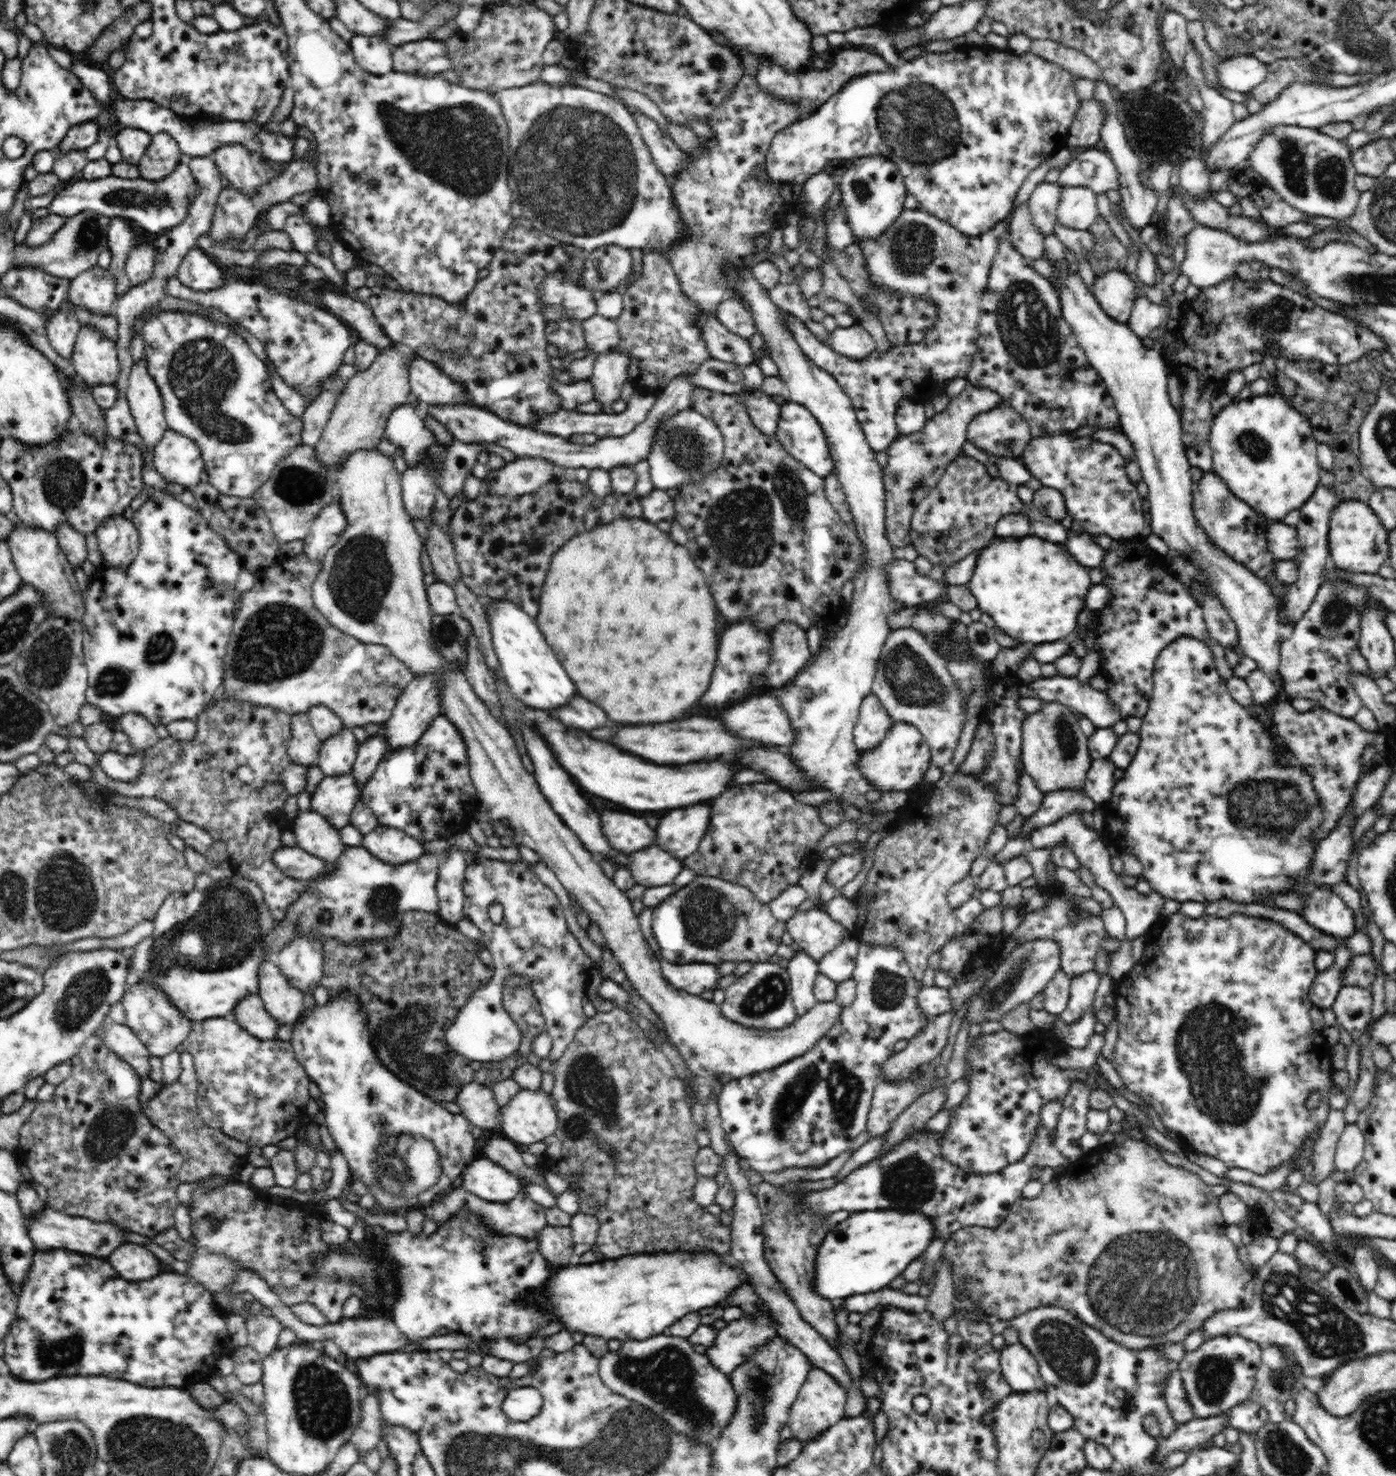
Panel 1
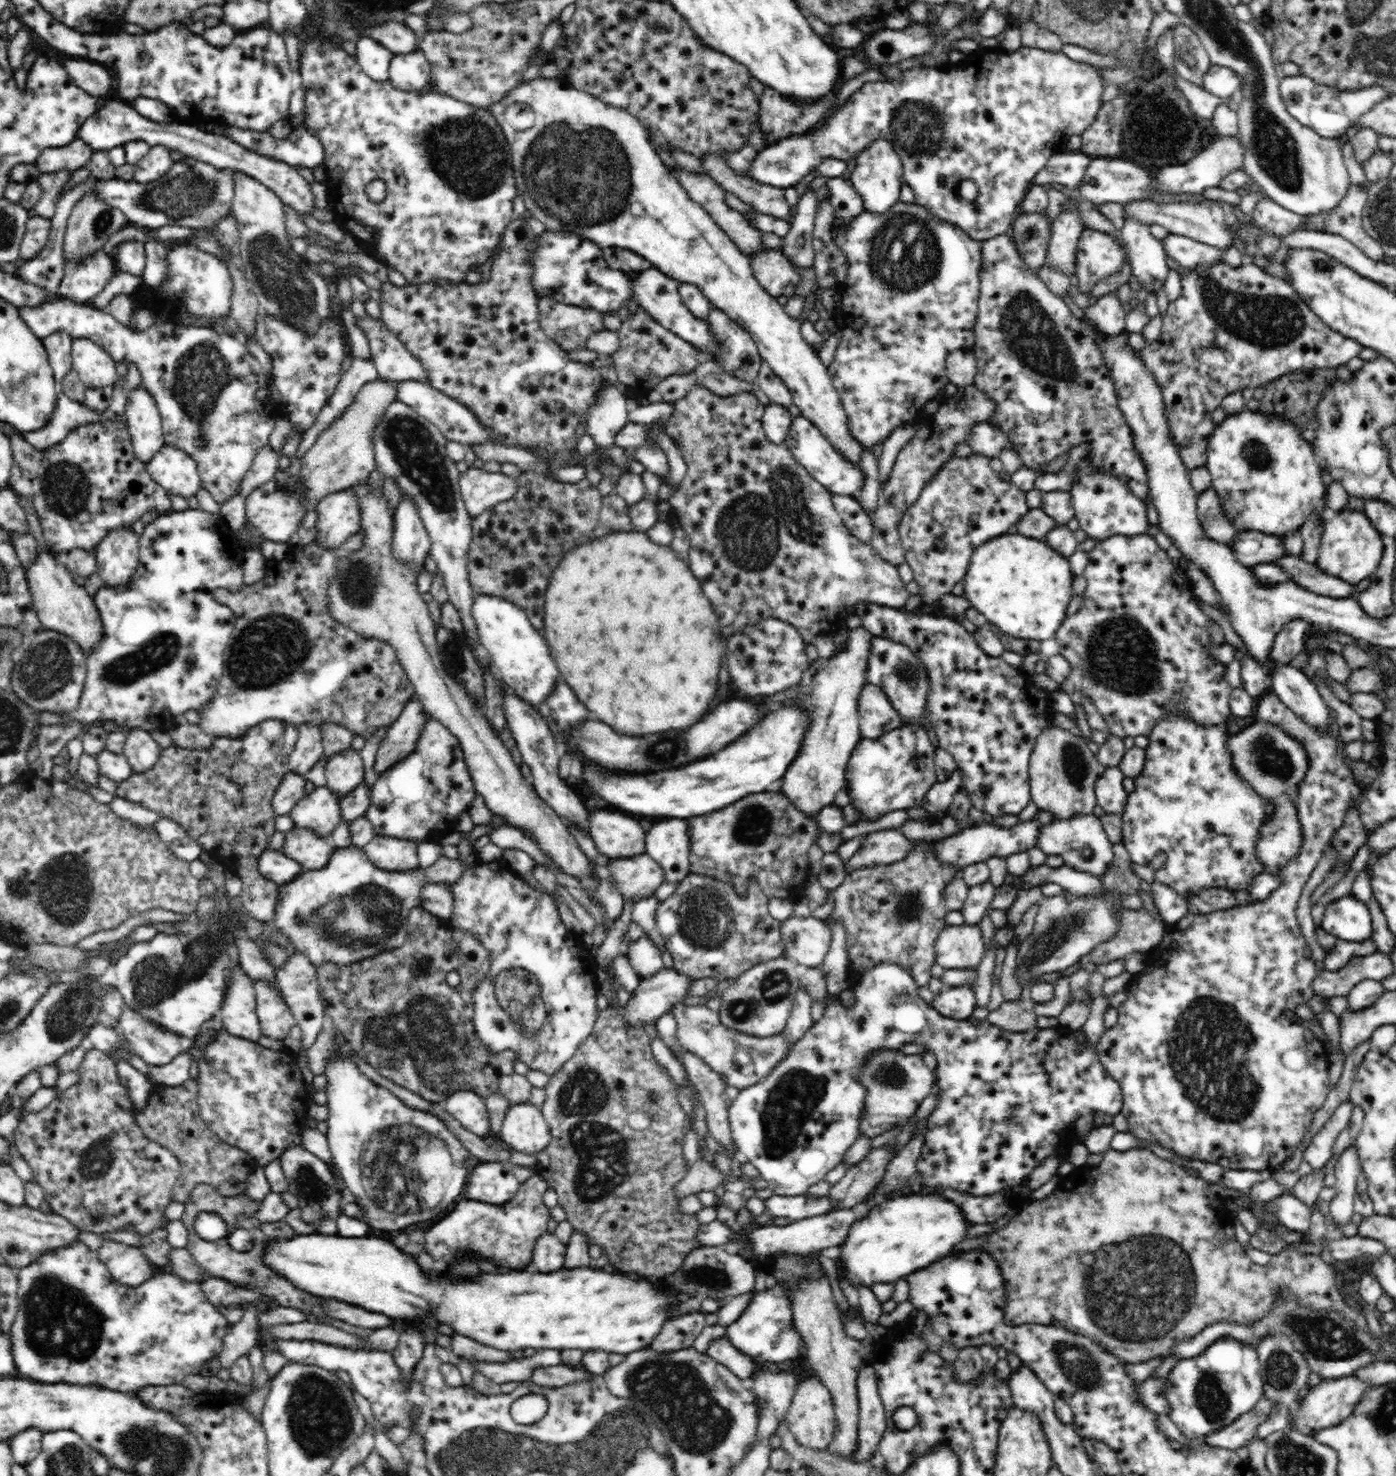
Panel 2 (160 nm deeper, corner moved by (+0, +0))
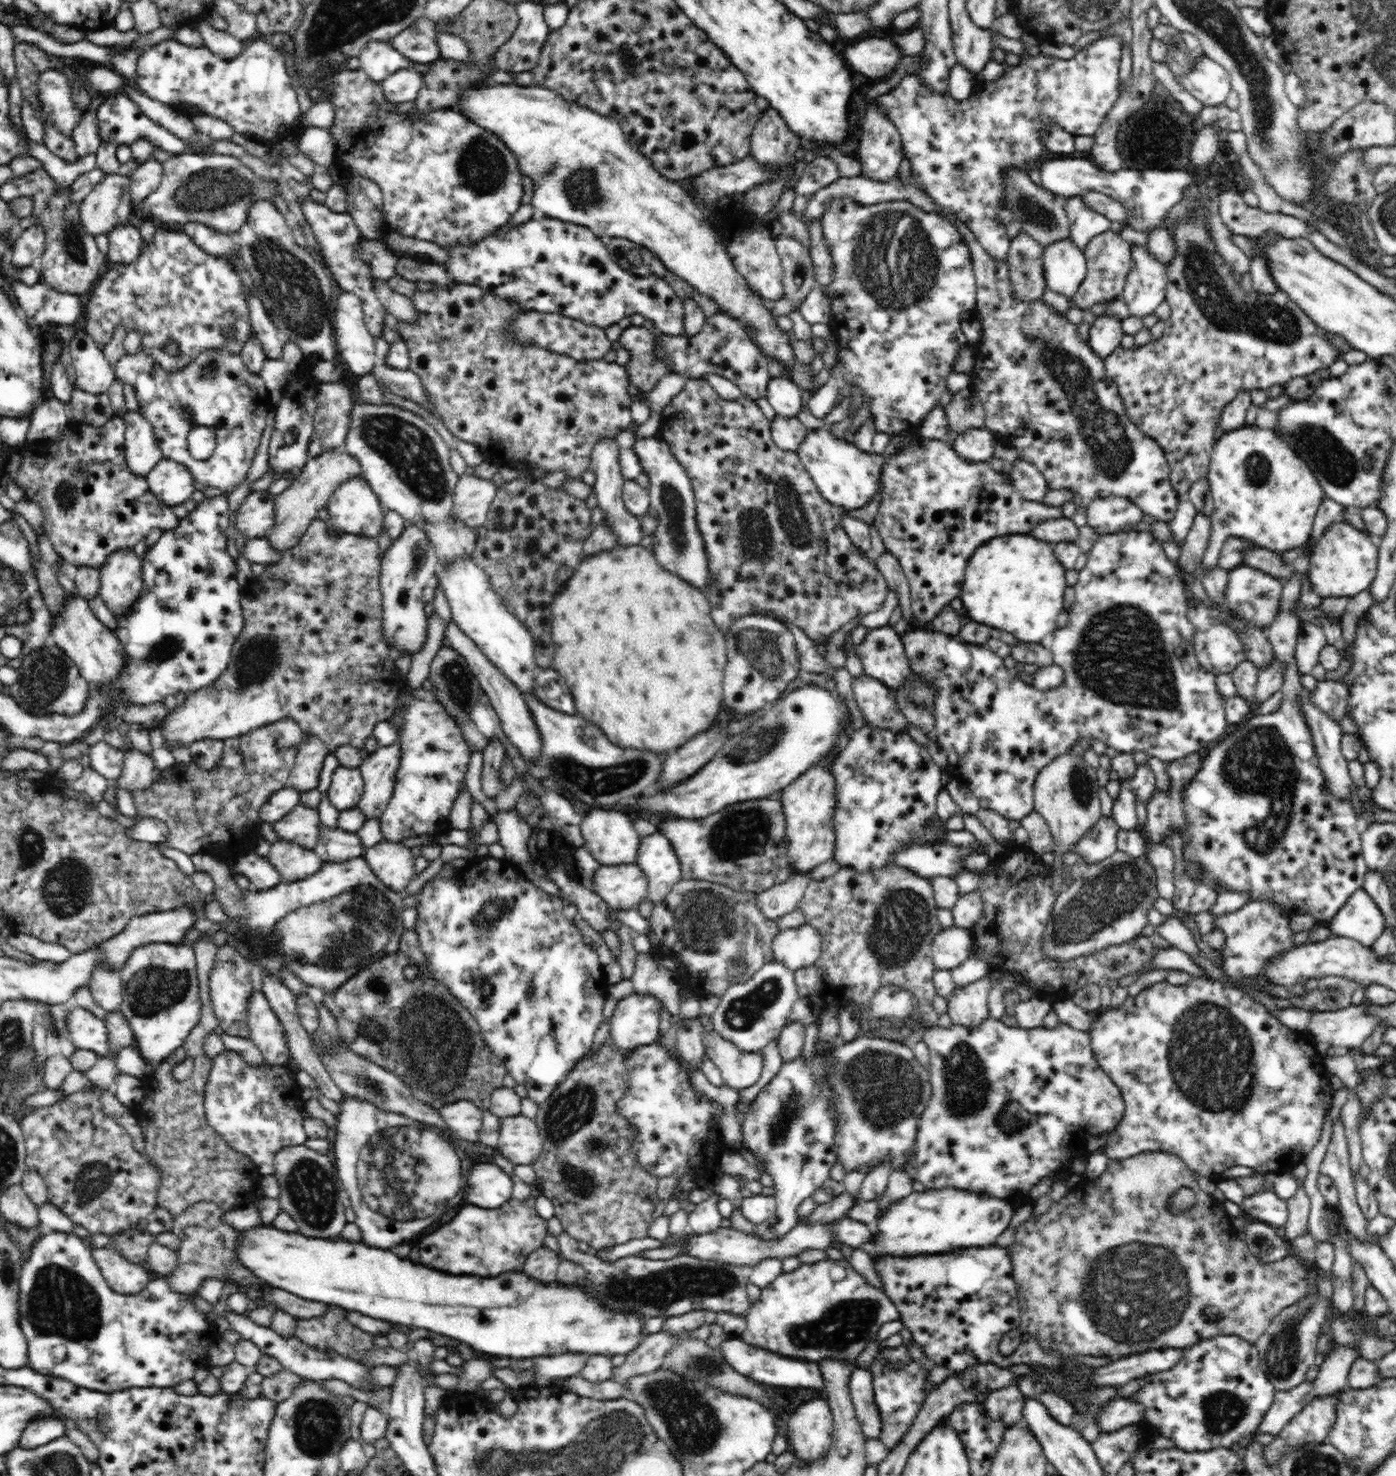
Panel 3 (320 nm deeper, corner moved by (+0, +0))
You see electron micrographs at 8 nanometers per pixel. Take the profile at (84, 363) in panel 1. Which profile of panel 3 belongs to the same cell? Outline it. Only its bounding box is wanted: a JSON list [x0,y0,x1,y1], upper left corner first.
[66,330,116,395]

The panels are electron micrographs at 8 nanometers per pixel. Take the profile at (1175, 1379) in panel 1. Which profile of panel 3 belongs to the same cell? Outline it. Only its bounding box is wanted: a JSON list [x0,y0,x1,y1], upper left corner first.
[1097,1397,1143,1432]

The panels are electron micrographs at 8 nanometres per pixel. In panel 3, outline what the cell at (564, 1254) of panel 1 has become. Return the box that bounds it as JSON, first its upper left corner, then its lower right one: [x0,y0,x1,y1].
[522,1246,562,1285]

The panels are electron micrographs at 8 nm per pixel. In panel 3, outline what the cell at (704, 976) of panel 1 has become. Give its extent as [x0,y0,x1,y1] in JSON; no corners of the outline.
[610,992,664,1053]

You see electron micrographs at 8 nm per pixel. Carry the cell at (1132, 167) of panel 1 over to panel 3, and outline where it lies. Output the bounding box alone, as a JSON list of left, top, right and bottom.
[1122,245,1169,319]

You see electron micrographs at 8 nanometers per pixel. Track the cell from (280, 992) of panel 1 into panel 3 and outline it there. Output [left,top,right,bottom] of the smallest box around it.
[248,992,290,1065]

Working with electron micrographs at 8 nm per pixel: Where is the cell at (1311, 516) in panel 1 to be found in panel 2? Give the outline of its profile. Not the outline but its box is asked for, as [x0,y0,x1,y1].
[1268,618,1310,665]

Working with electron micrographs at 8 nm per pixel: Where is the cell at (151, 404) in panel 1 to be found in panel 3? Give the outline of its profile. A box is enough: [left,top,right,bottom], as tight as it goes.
[122,410,163,477]

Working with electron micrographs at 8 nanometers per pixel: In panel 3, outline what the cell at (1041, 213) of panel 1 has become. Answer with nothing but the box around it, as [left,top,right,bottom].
[1007,231,1045,302]

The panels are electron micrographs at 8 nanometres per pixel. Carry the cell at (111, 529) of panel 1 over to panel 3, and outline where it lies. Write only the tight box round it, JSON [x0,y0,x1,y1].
[99,549,143,618]

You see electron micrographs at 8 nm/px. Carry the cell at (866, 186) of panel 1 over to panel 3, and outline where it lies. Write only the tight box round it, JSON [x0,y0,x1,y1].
[855,99,905,182]

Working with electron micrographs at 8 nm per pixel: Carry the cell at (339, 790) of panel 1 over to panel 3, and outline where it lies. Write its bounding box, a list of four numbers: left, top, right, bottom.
[272,804,322,849]

